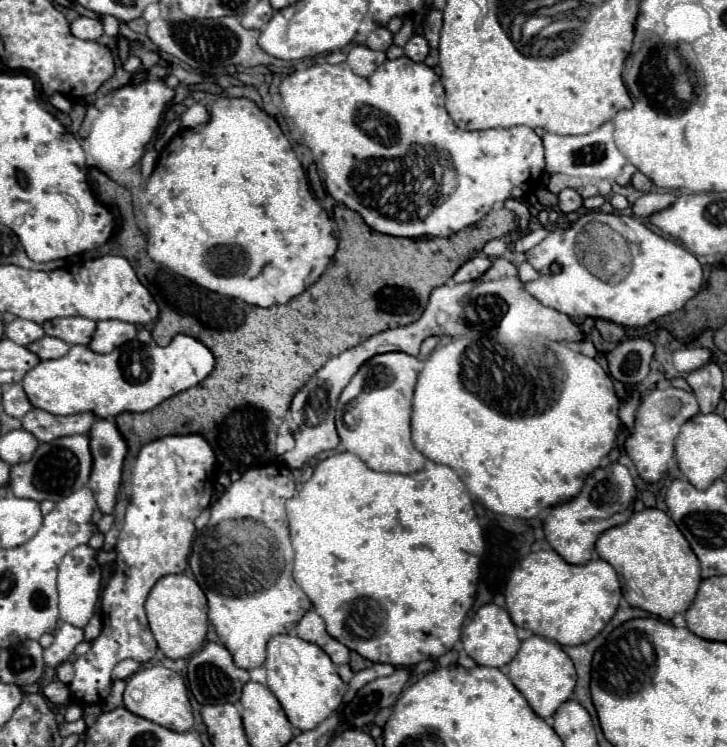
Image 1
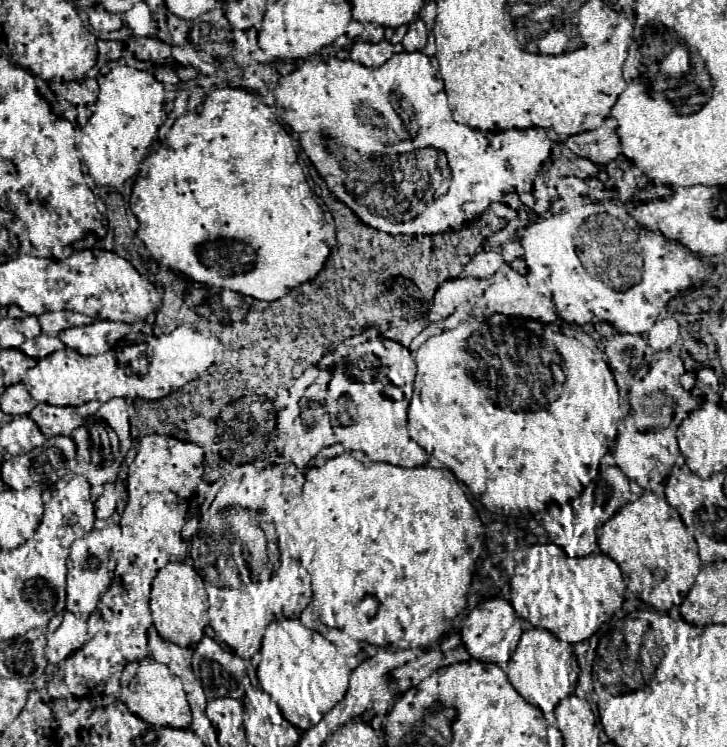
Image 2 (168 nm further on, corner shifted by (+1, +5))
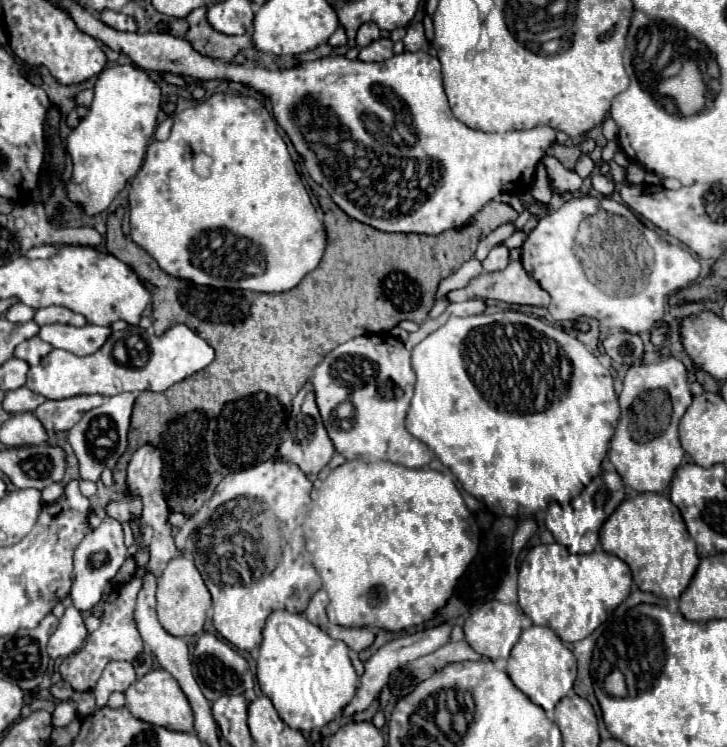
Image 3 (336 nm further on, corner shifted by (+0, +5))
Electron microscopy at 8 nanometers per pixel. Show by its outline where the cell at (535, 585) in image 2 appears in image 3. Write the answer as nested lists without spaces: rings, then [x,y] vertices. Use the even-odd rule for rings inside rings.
[[[561,544],[531,548],[519,568],[519,606],[537,626],[549,626],[563,642],[587,638],[631,592],[629,566],[613,554],[569,554]]]

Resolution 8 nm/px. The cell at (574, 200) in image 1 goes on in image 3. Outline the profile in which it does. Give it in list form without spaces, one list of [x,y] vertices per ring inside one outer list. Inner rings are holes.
[[[581,156],[581,160],[579,160],[579,164],[575,166],[575,172],[581,176],[581,178],[587,178],[587,176],[591,176],[591,172],[593,172],[593,160],[589,158],[589,156]]]

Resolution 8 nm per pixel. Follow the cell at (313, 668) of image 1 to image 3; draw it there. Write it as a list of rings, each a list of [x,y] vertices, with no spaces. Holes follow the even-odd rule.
[[[277,610],[267,618],[257,658],[257,680],[271,698],[281,720],[297,730],[315,730],[331,722],[355,696],[357,674],[349,660],[349,648],[329,638],[303,614]]]

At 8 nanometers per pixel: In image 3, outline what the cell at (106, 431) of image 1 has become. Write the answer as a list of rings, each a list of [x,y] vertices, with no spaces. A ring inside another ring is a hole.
[[[117,394],[107,398],[99,408],[93,408],[89,412],[85,412],[85,416],[81,418],[79,424],[75,424],[69,432],[67,432],[67,442],[71,444],[77,460],[79,460],[79,472],[83,480],[91,480],[97,482],[101,472],[105,468],[113,468],[119,460],[119,456],[125,452],[127,448],[127,430],[129,430],[129,418],[131,418],[131,410],[133,410],[133,402],[135,402],[137,394]]]

